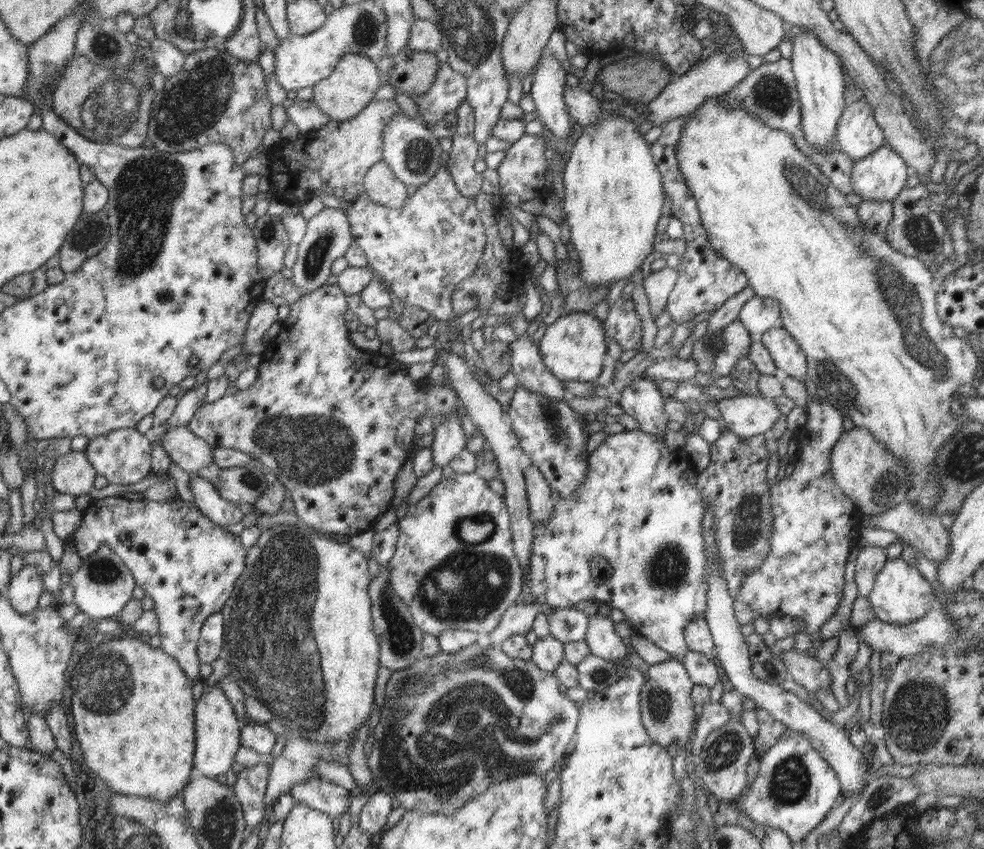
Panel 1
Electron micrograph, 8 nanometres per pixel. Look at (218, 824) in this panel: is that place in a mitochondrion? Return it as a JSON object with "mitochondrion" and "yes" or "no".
{"mitochondrion":"yes"}

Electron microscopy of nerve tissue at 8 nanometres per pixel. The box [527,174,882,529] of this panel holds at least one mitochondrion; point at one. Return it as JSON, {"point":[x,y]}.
{"point":[835,385]}

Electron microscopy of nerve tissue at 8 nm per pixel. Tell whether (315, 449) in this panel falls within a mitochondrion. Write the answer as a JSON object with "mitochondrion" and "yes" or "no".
{"mitochondrion":"yes"}

